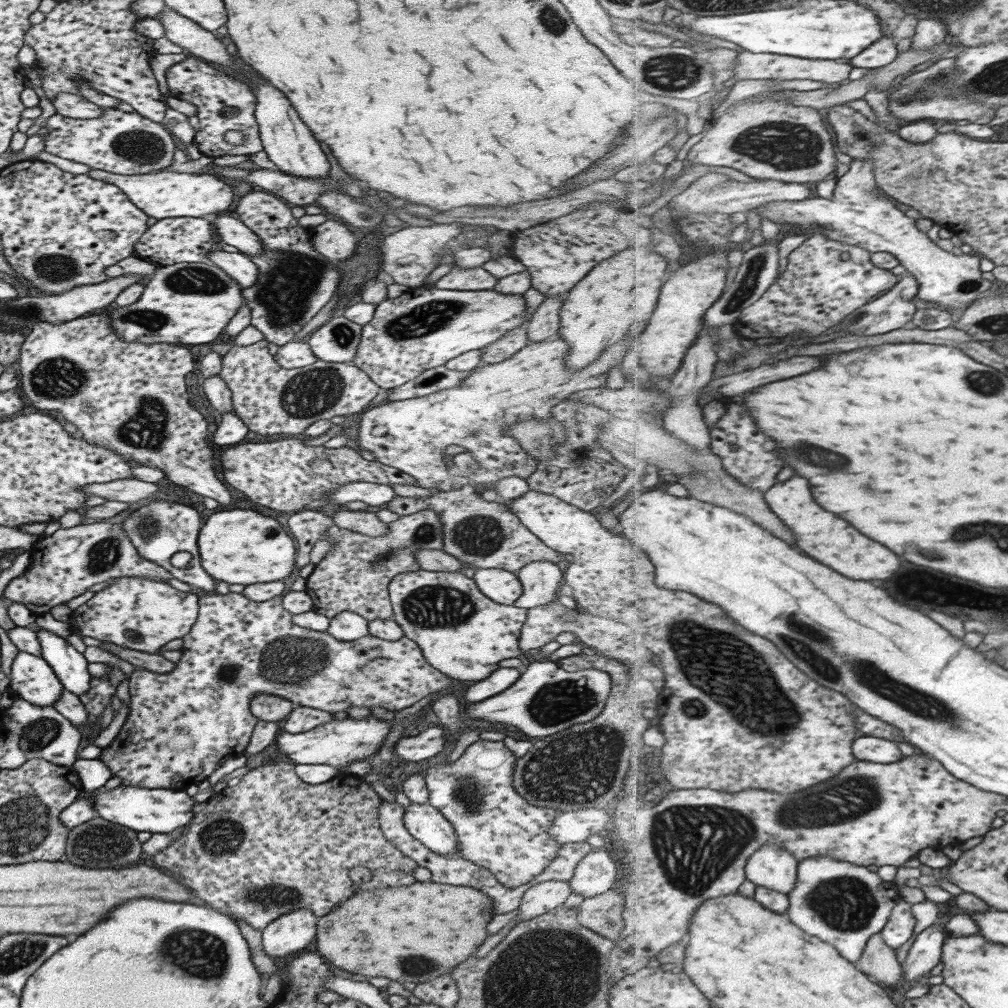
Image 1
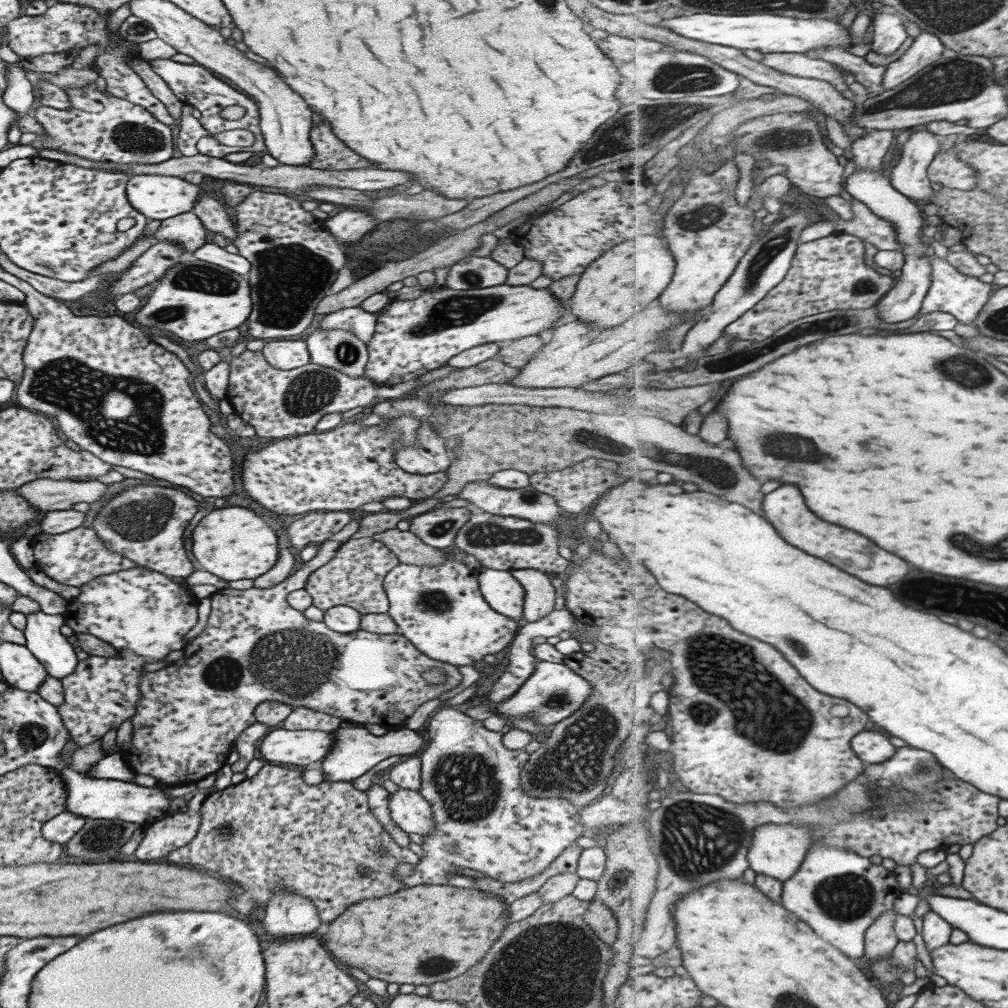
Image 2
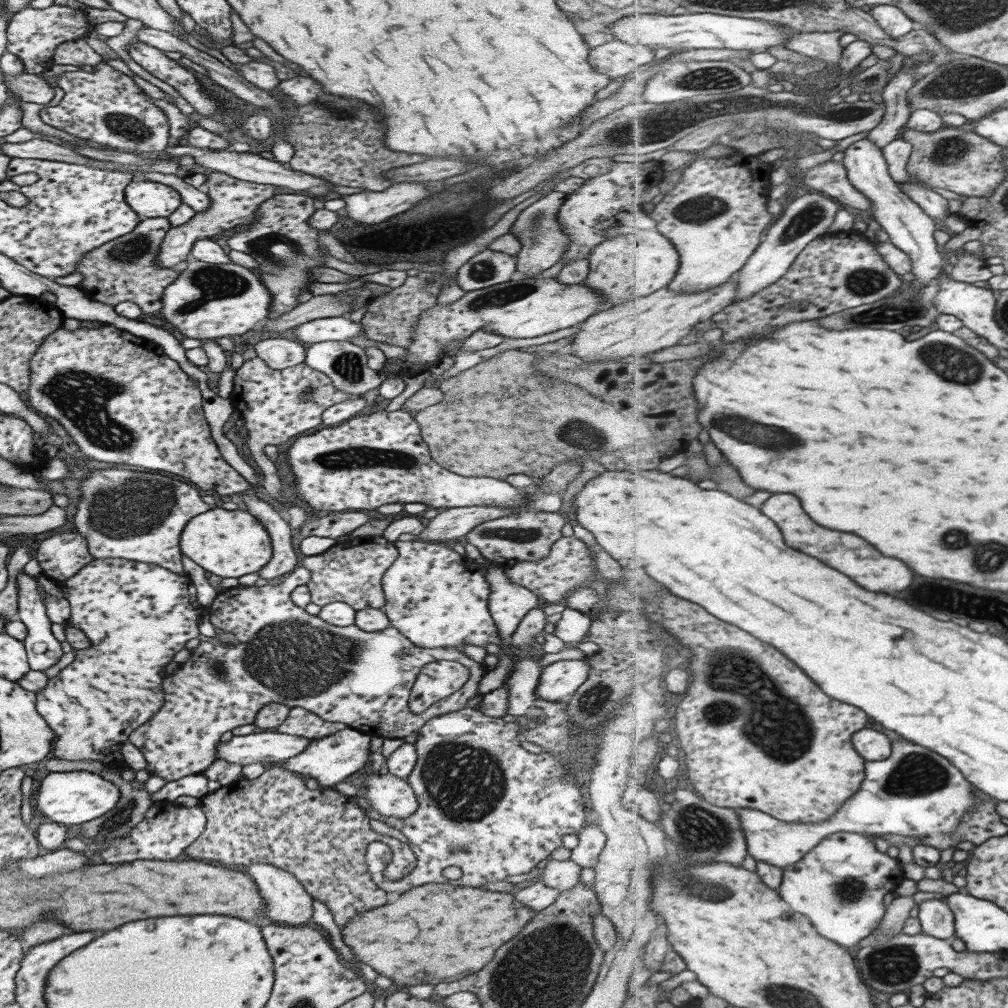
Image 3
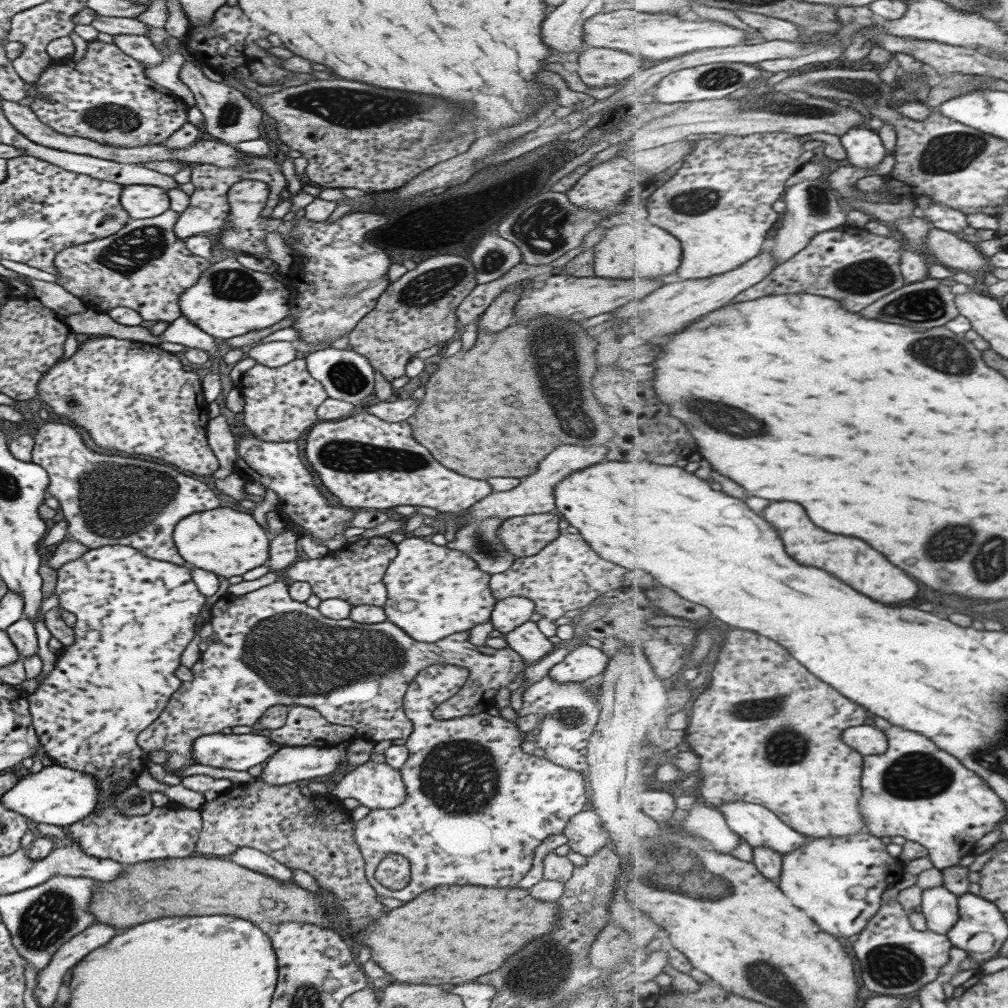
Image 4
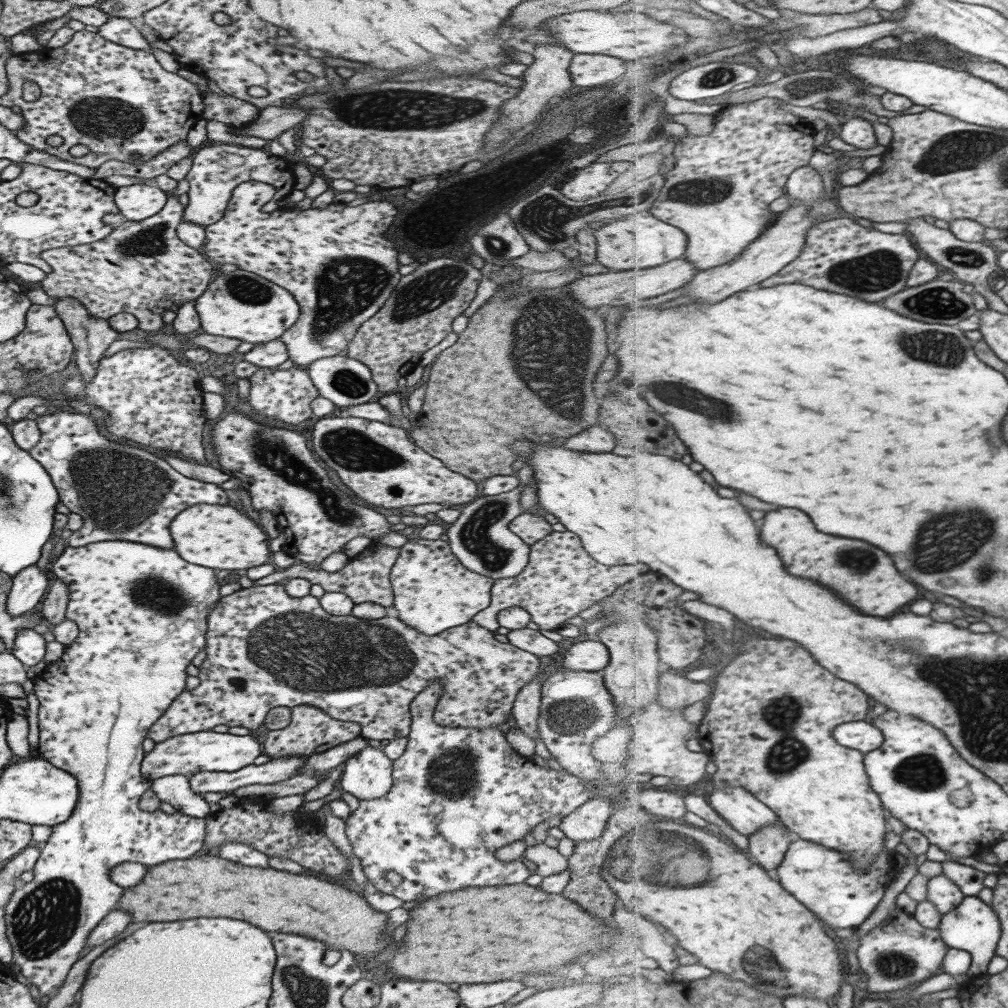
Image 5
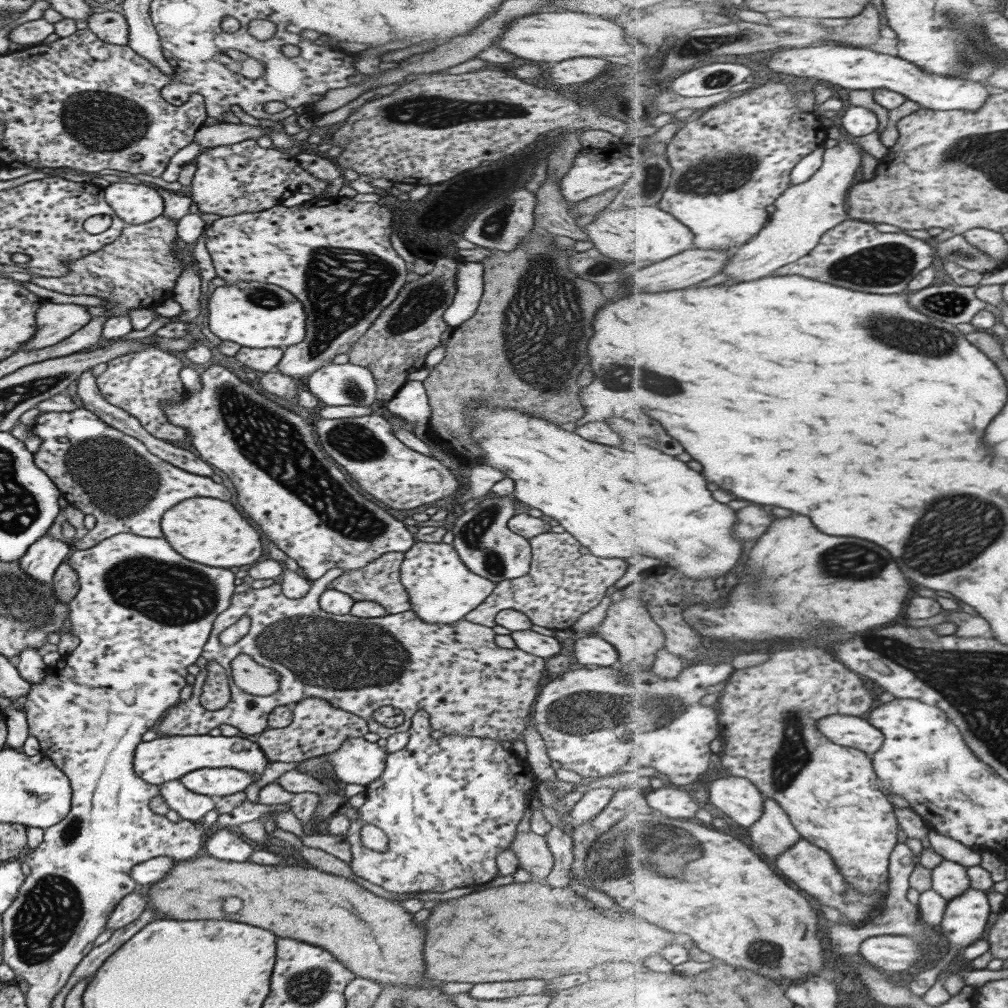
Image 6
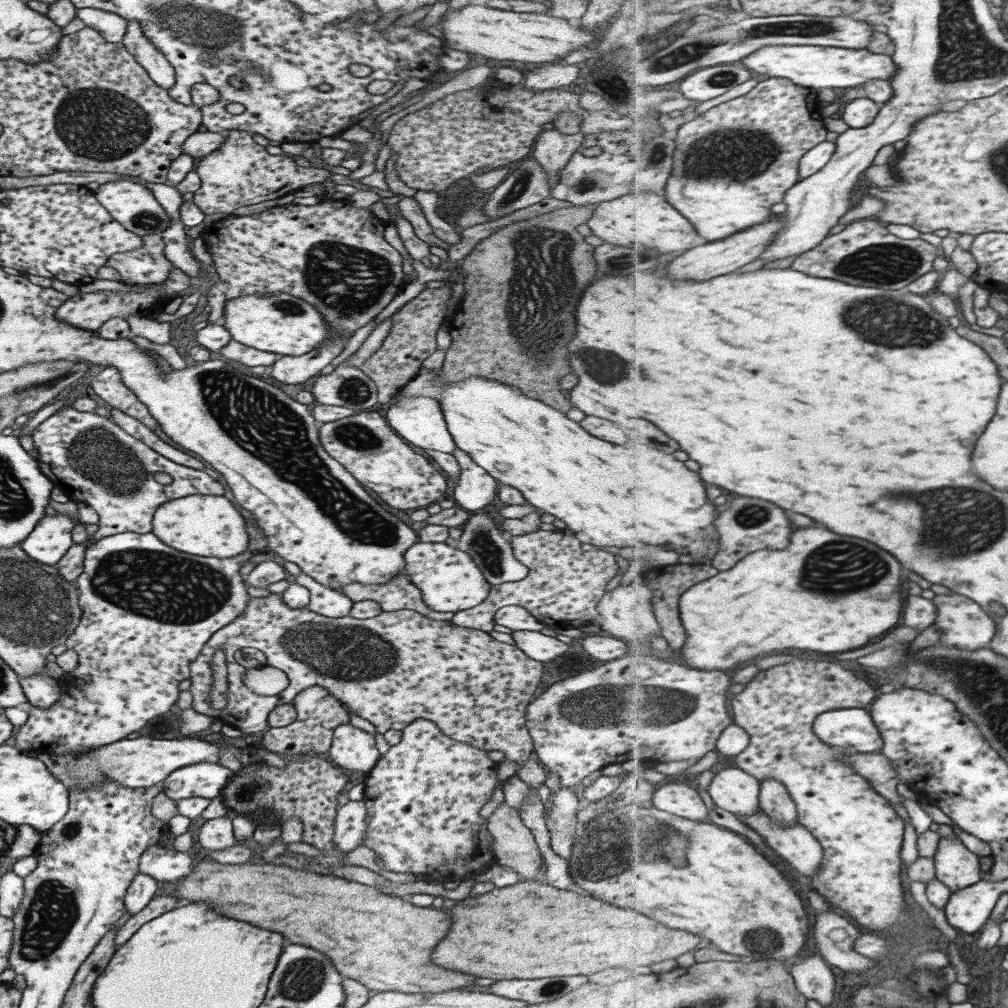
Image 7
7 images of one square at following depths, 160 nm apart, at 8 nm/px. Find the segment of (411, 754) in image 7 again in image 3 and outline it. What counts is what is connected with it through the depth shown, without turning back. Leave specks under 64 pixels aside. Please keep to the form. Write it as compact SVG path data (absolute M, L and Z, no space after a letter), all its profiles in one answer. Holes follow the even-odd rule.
M457 661L428 662L420 668L407 699L410 711L419 713L453 694L468 679L468 670ZM465 708L456 710L455 712L447 712L440 714L435 718L430 718L421 725L415 735L411 738L416 752L416 761L411 772L407 775L407 784L412 788L415 798L417 799L417 808L409 817L395 818L395 817L383 817L382 822L387 824L389 828L398 830L407 839L407 845L413 852L416 859L416 866L411 870L408 875L405 875L399 880L387 880L383 876L383 870L387 866L387 848L385 844L379 844L379 842L371 842L366 847L364 852L364 861L366 862L367 872L370 874L370 879L385 893L397 892L402 894L405 890L413 888L415 886L421 886L429 884L429 882L447 882L447 884L459 884L459 886L484 886L488 882L497 882L497 880L504 880L507 876L515 876L515 874L525 874L529 872L535 866L537 866L544 859L552 857L555 850L561 848L561 838L565 835L579 834L581 827L585 825L585 816L582 805L580 803L581 794L579 793L579 785L570 783L563 778L565 774L566 765L549 753L535 753L531 754L527 752L521 745L522 728L518 723L513 722L513 719L506 719L502 717L489 717L481 713L477 709ZM449 866L455 866L461 871L461 878L457 880L447 880L443 877L443 869Z

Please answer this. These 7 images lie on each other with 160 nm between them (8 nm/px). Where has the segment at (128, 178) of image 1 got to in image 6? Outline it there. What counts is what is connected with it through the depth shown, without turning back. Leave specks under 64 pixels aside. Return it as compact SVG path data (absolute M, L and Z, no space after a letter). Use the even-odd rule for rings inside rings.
M123 182L109 183L103 198L127 225L143 224L162 214L162 198L151 187Z

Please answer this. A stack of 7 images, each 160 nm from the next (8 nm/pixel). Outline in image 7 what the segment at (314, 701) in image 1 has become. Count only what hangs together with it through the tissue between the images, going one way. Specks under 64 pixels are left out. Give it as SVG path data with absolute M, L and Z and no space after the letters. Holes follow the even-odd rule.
M269 593L269 595L265 597L251 596L248 600L248 603L246 604L245 610L242 610L242 613L237 616L235 620L232 620L229 624L223 626L223 629L217 630L209 637L209 640L199 651L198 656L195 657L195 660L193 660L193 662L191 662L189 665L190 687L188 690L192 696L192 703L190 706L195 712L197 712L197 714L205 714L213 719L218 719L223 724L233 726L233 728L237 728L237 730L240 730L243 734L250 735L254 732L259 732L266 727L266 718L272 708L290 703L300 690L306 689L310 686L320 686L322 689L327 690L327 692L331 696L335 697L341 704L343 704L347 710L353 712L359 716L359 718L363 718L363 720L370 722L376 729L376 732L379 734L382 734L382 732L385 732L386 730L401 730L402 728L405 728L405 726L407 726L410 722L422 718L423 720L434 722L437 725L437 728L445 736L455 739L457 742L464 742L473 745L475 748L480 748L481 750L499 750L499 752L503 752L504 760L515 761L518 768L521 768L526 760L532 755L532 740L529 736L529 733L527 732L526 726L524 725L526 706L534 698L532 694L537 684L539 684L542 670L543 663L531 660L531 658L529 658L524 652L521 652L521 650L519 650L515 645L499 642L489 636L489 634L485 631L455 626L455 624L452 624L450 620L431 620L430 618L427 618L426 616L409 609L394 610L389 612L380 611L380 613L376 614L373 618L366 619L351 618L349 615L343 616L341 618L327 618L307 610L306 607L290 608L286 605L285 602L282 601L281 595L279 593ZM247 647L260 650L266 658L267 666L278 668L286 674L288 685L283 690L281 690L278 695L255 695L254 692L251 692L251 690L249 690L249 688L244 685L244 682L242 681L244 668L235 662L234 652L240 648ZM216 650L223 651L226 666L226 681L228 686L227 695L225 695L225 706L220 709L213 708L206 701L206 698L210 696L210 688L212 687L210 685L210 657Z

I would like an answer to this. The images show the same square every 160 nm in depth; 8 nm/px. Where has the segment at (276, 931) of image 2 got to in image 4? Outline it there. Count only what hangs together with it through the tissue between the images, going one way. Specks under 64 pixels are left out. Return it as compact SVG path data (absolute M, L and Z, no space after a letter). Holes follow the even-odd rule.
M243 847L231 853L229 860L239 864L239 866L243 866L243 868L260 872L265 876L293 883L291 870L287 869L283 864L276 862L273 858L266 856L263 852Z

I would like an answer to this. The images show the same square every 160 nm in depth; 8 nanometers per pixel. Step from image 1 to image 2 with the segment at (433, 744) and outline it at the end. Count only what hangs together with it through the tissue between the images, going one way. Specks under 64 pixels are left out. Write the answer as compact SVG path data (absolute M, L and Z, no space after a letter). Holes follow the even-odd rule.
M363 726L337 727L334 730L334 741L331 748L318 762L318 767L327 782L350 782L361 774L365 774L367 770L371 770L383 758L389 758L394 754L399 756L419 754L425 747L425 742L426 737L423 731L414 731L406 727L387 731L381 736L371 735Z

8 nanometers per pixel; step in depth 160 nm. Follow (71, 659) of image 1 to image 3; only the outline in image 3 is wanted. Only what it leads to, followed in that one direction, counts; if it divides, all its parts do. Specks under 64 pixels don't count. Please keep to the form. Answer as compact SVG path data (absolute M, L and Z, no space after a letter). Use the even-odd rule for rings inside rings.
M22 570L15 575L15 584L17 587L17 614L18 619L24 624L27 635L24 644L26 652L26 661L29 670L44 671L53 666L63 654L59 641L51 634L51 622L47 618L45 607L42 601L42 592L39 588L36 578L27 575Z

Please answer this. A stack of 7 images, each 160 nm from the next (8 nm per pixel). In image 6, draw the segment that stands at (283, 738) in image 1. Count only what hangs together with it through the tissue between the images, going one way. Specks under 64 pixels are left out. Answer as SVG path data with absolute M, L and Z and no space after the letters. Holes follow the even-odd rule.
M208 734L158 736L150 741L139 741L132 756L132 769L143 782L159 785L169 780L178 780L192 770L202 768L235 768L252 774L255 781L260 779L267 760L257 743L233 735L211 736Z

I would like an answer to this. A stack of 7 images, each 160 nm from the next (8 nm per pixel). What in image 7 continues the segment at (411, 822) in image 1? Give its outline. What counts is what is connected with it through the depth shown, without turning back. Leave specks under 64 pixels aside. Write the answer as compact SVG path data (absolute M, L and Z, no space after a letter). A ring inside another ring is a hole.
M337 725L333 730L330 747L325 756L343 770L369 772L380 757L375 748L374 735L355 726Z

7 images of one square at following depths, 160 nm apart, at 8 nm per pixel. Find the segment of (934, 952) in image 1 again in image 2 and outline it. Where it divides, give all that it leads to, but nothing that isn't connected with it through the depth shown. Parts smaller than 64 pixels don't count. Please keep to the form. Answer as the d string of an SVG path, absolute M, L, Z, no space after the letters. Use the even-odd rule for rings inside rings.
M929 911L923 918L909 915L913 922L921 925L921 938L925 944L925 949L929 953L950 943L954 926L947 922L938 912Z

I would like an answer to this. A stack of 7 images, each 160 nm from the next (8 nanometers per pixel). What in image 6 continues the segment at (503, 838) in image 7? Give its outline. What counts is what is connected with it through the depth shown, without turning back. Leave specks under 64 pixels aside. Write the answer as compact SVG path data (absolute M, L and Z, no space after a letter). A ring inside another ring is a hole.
M516 832L508 849L517 857L521 871L530 874L531 881L542 882L553 867L553 856L544 836L533 832Z

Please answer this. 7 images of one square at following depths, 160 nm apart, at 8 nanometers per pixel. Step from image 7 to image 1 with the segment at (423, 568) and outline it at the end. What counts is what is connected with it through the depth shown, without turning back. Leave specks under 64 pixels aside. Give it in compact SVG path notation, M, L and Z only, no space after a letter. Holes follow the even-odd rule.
M414 570L413 572L396 574L387 585L388 599L391 603L392 608L392 620L395 621L402 634L411 639L419 647L421 654L424 659L440 673L445 674L451 680L457 680L457 682L464 682L467 680L472 680L474 683L487 678L491 672L493 672L498 667L498 662L500 660L505 660L508 658L515 658L522 656L520 650L518 649L518 636L520 634L521 626L523 626L526 620L526 610L524 608L519 608L513 605L505 606L497 602L493 602L490 598L483 596L479 589L476 587L474 580L472 578L467 578L463 575L462 571L428 571L428 570Z

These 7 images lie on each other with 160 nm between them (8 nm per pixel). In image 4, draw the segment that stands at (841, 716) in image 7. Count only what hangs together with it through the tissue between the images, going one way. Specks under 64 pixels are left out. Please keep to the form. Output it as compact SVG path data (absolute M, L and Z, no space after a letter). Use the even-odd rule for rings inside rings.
M854 726L843 734L843 742L855 747L862 755L883 754L889 748L886 731L876 726Z

